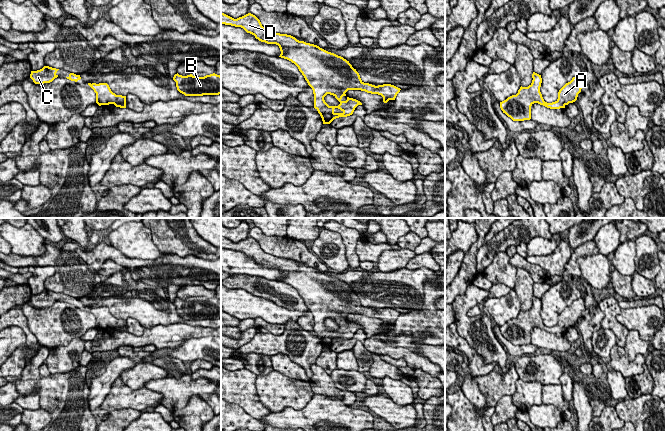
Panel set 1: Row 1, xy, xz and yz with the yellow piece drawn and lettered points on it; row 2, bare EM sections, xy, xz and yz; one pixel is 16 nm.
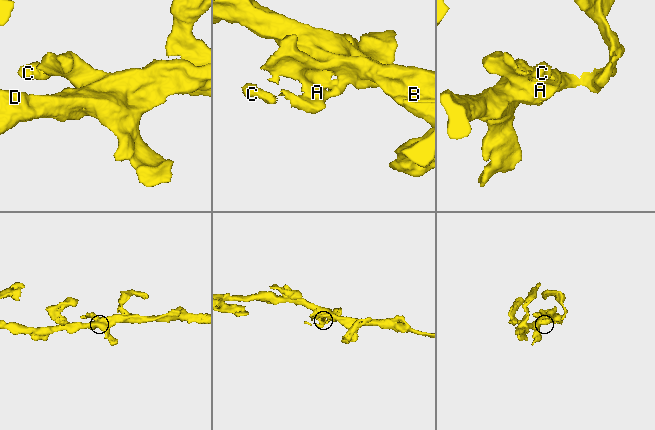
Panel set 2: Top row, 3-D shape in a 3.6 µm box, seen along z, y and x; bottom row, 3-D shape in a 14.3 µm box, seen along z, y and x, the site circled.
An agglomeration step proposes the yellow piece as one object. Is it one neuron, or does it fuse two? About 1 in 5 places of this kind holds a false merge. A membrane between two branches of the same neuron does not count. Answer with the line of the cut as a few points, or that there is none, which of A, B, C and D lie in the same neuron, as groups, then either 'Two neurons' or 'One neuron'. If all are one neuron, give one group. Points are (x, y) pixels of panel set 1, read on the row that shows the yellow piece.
No split. Groups: A B C D. One neuron

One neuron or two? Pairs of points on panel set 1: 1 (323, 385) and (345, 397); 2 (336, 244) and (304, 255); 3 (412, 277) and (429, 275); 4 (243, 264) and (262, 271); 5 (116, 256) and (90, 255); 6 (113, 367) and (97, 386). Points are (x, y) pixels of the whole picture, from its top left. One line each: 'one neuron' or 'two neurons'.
1: one neuron
2: two neurons
3: one neuron
4: one neuron
5: one neuron
6: one neuron

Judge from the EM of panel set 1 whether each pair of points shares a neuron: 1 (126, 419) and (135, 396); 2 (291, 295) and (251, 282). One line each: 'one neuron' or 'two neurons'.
1: two neurons
2: one neuron

